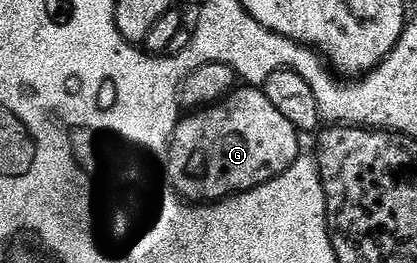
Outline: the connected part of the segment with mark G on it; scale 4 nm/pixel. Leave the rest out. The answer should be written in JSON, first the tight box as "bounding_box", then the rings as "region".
{"bounding_box":[165,88,301,204],"region":[[[239,88],[221,104],[180,117],[165,166],[170,185],[180,199],[191,204],[221,202],[281,176],[301,157],[299,141],[299,131],[273,108],[262,89]]]}

